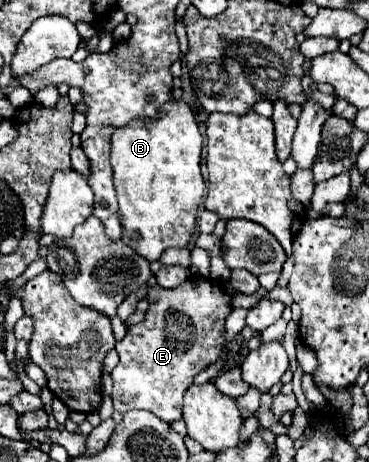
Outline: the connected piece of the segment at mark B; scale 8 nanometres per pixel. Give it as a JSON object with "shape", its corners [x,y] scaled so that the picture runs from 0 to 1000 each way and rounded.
{"shape":[[[463,216],[431,238],[431,255],[355,264],[301,299],[301,359],[333,489],[328,519],[404,567],[431,563],[453,537],[507,537],[534,494],[534,463],[558,422],[558,394],[545,374],[550,294],[528,264],[523,238],[496,216]]]}

